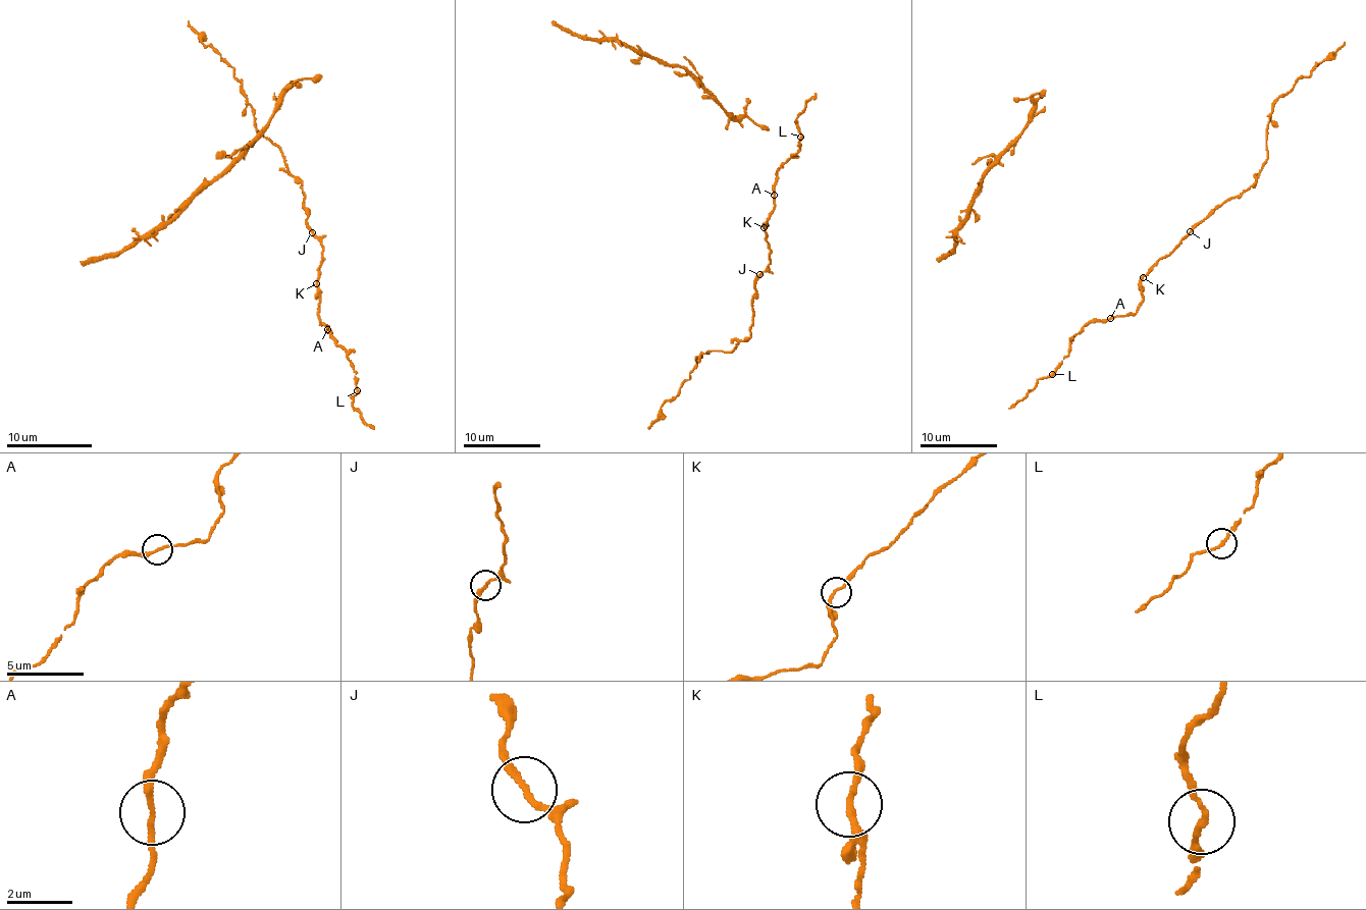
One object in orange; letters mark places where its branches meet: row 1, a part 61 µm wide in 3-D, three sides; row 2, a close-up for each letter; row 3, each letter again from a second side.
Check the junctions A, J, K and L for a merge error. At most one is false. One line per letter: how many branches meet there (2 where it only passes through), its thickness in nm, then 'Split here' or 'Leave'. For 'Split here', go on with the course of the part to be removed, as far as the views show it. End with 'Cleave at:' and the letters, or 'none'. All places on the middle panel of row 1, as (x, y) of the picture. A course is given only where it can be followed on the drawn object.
A: Branches: 2. Thickness 180 nm. Leave
J: Branches: 2. Thickness 180 nm. Leave
K: Branches: 2. Thickness 170 nm. Leave
L: Branches: 2. Thickness 170 nm. Leave
Cleave at: none

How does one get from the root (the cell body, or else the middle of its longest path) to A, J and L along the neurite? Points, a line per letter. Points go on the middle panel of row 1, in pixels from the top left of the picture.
A: (764, 225), (766, 227), (774, 208), (774, 195)
J: (764, 225), (770, 264), (760, 274)
L: (764, 225), (766, 227), (774, 208), (776, 170), (797, 153), (800, 137)

